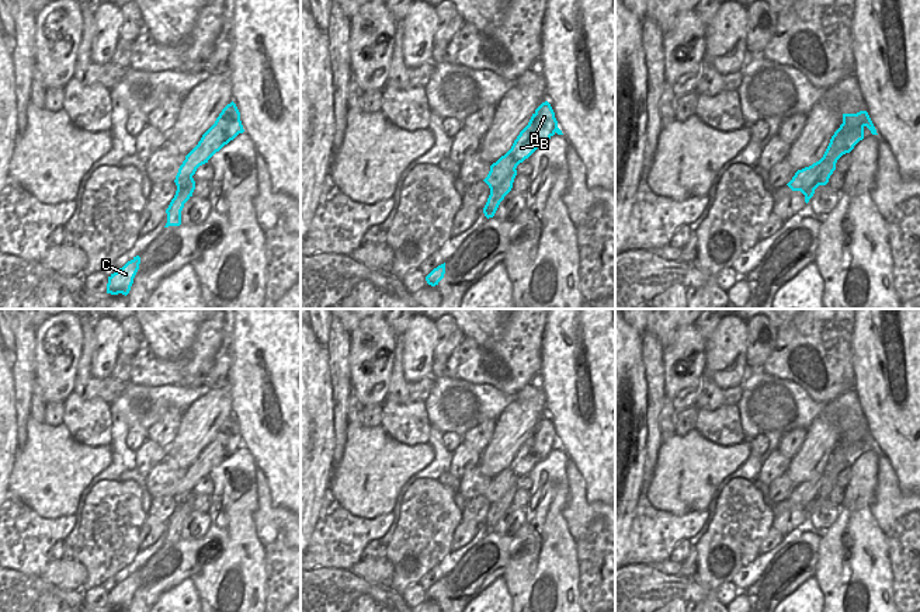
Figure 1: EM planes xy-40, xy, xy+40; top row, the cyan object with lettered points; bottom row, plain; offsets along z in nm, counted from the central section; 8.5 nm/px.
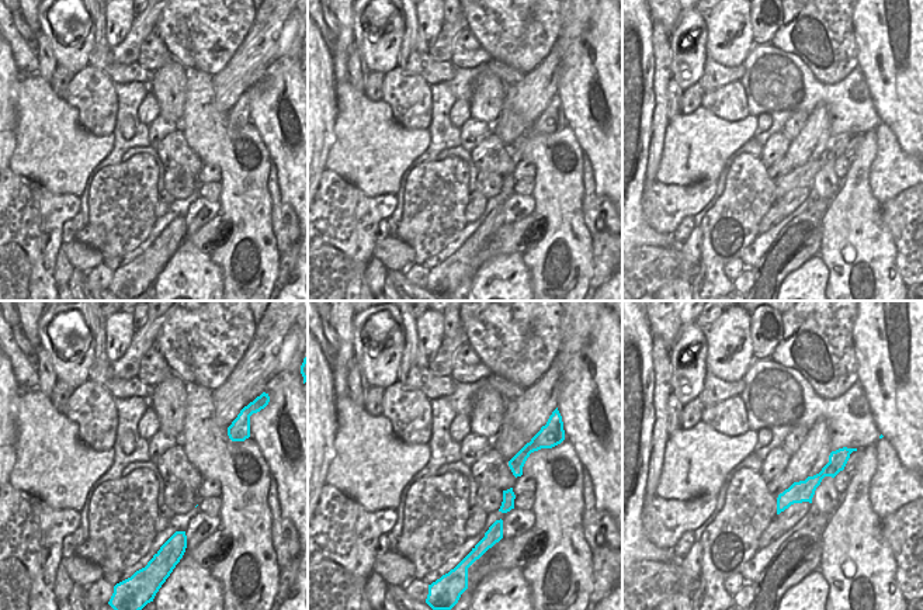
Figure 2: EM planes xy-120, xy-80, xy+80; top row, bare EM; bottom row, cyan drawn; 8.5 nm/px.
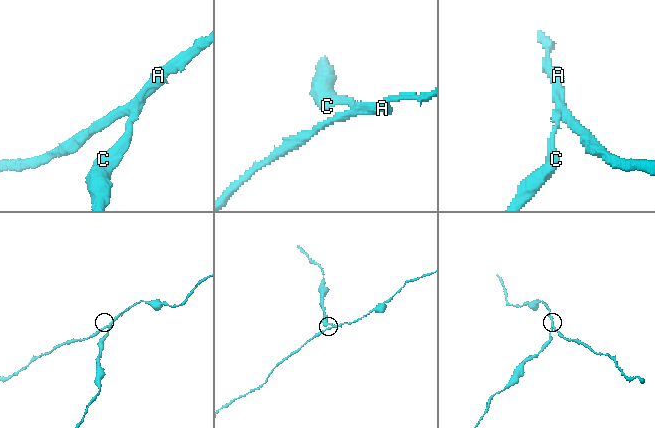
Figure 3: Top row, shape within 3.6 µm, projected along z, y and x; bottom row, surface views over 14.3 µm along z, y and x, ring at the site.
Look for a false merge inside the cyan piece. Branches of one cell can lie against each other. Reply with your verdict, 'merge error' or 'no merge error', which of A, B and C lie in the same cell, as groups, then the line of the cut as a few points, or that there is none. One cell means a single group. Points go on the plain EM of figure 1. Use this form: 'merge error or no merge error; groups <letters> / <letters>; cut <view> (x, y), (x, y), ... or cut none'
merge error; groups A B / C; cut xy+40 (828, 493), (819, 493), (804, 508)

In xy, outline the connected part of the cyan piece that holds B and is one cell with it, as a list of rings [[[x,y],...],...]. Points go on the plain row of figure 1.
[[[545,415],[535,424],[528,439],[520,446],[511,463],[490,480],[490,486],[483,495],[493,504],[504,494],[514,494],[517,480],[555,448],[563,449],[558,442],[558,435],[551,418]]]

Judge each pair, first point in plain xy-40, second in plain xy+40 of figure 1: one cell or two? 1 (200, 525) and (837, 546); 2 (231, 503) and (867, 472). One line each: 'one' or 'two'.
1: two
2: one

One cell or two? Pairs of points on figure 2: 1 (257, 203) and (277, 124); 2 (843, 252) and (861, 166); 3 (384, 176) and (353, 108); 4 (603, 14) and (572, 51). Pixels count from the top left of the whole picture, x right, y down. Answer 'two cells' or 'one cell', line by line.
1: two cells
2: one cell
3: one cell
4: one cell

